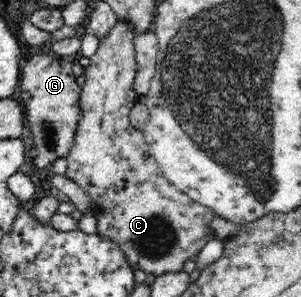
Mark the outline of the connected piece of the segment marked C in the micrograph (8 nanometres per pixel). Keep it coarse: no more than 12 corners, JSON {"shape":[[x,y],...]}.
{"shape":[[131,24],[86,61],[64,175],[130,268],[180,272],[215,212],[164,176],[129,114]]}

